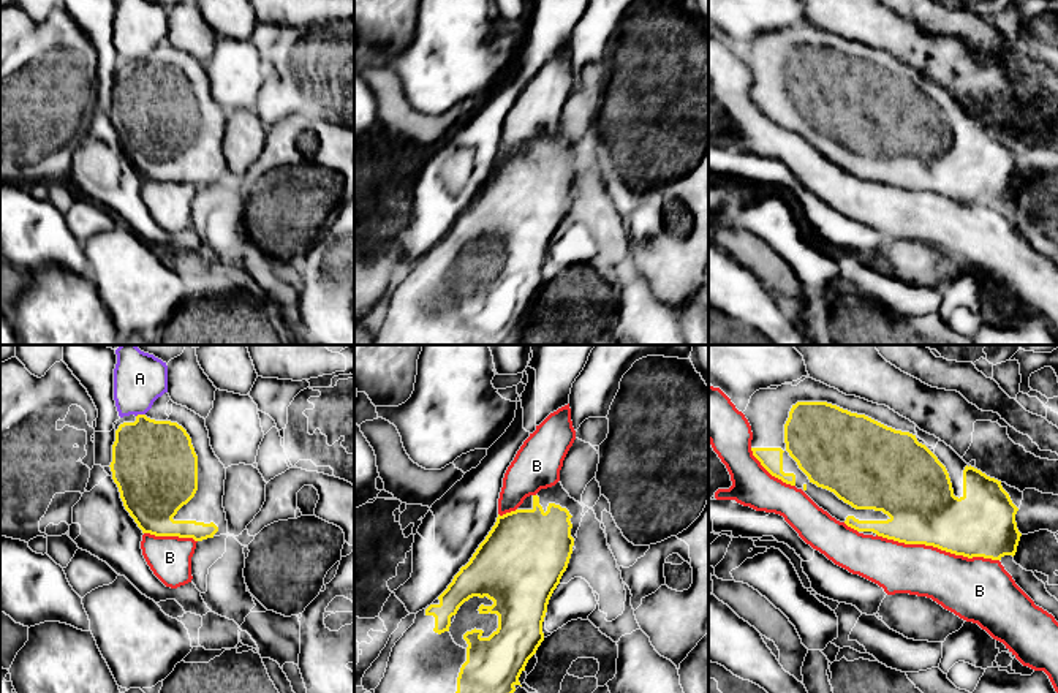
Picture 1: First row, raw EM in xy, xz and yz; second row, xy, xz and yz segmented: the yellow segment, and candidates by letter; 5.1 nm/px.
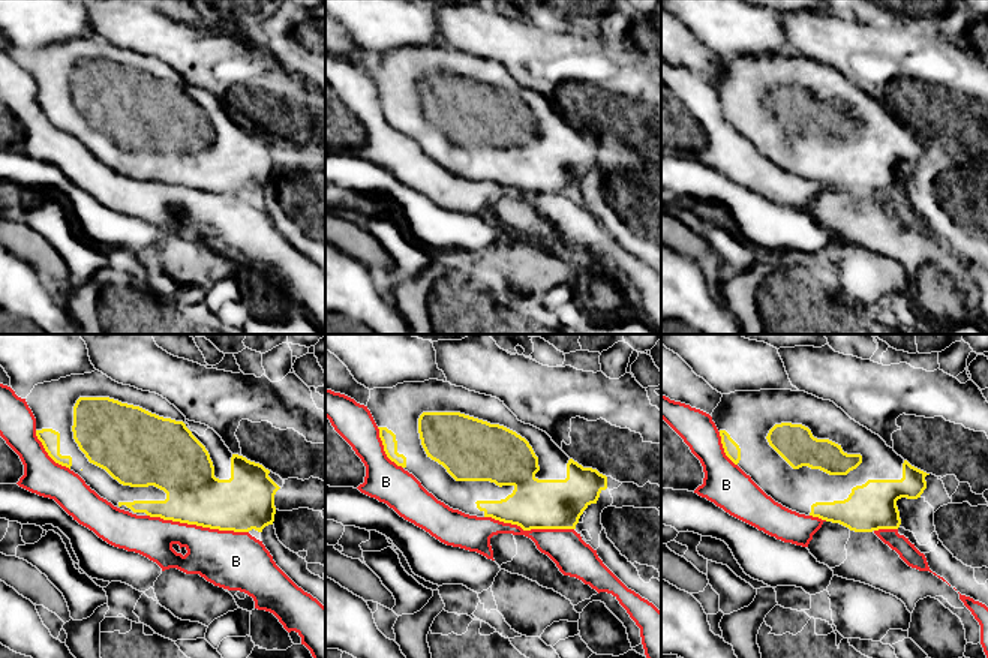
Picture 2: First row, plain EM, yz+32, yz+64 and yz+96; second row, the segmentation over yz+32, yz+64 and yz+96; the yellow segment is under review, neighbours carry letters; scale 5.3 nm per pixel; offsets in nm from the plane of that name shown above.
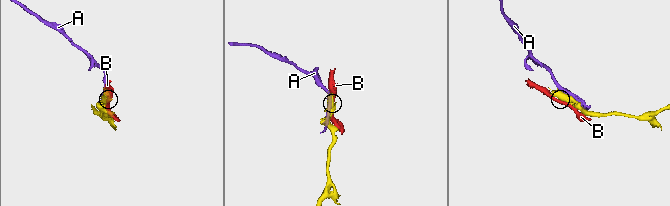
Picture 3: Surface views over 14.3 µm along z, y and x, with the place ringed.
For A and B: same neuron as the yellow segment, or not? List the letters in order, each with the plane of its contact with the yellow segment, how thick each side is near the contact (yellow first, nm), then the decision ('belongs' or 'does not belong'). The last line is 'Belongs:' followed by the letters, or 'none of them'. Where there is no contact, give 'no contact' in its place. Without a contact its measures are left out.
A: meets yellow in xy; 420 nm thick on the yellow side, 280 nm on the other; does not belong
B: meets yellow in yz; 340 nm thick on the yellow side, 300 nm on the other; does not belong
Belongs: none of them

